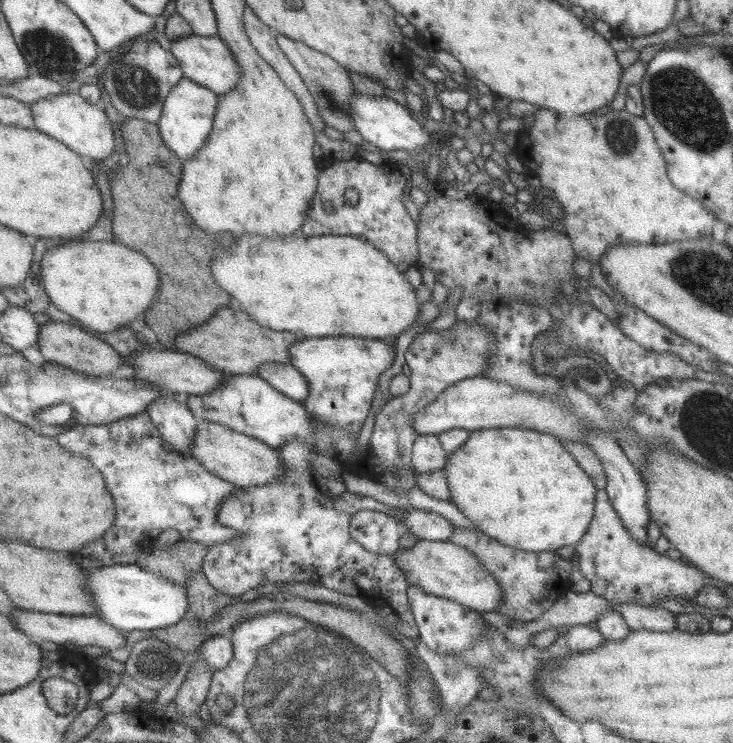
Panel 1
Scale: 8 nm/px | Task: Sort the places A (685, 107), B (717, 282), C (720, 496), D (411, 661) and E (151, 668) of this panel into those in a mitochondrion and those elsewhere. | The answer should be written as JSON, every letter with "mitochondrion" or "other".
{"A":"mitochondrion","B":"mitochondrion","C":"other","D":"other","E":"mitochondrion"}

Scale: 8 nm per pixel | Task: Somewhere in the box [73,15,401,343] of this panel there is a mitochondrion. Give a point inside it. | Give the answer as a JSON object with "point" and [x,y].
{"point":[133,83]}

